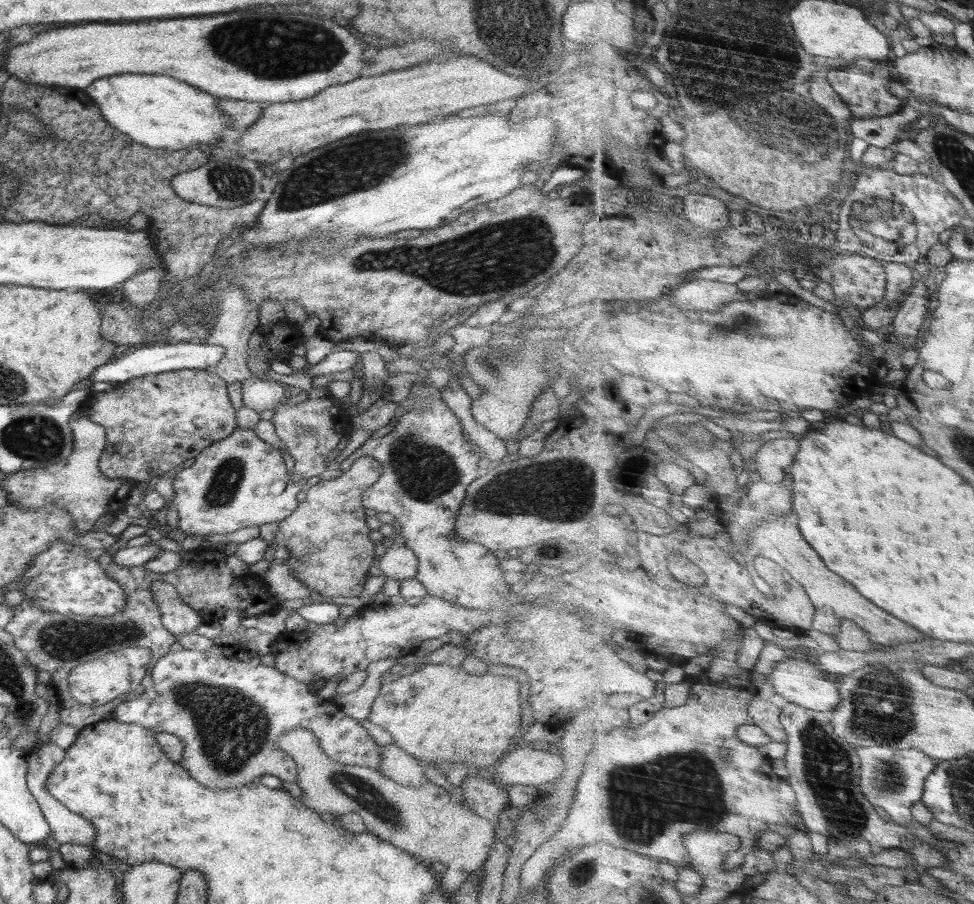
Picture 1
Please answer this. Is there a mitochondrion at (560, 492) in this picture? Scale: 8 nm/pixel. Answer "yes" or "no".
yes

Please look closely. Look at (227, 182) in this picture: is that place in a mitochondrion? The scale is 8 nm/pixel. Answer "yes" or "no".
yes

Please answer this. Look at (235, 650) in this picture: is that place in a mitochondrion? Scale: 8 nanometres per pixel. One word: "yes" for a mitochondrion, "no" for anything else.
no

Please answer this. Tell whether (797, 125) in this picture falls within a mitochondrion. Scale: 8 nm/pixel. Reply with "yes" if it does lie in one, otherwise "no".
yes

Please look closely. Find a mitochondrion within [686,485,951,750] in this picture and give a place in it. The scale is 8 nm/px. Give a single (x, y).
(883, 711)

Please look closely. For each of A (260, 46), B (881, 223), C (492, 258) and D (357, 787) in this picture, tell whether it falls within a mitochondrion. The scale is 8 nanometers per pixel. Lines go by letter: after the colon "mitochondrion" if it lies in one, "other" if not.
A: mitochondrion
B: mitochondrion
C: mitochondrion
D: mitochondrion

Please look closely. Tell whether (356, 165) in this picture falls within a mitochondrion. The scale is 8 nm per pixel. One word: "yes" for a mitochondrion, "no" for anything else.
yes

